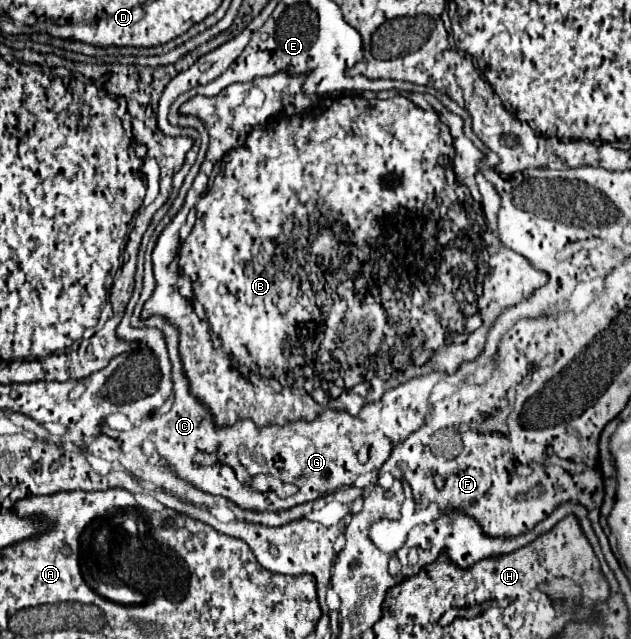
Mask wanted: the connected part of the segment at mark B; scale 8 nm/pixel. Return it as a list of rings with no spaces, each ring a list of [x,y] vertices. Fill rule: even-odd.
[[[281,71],[278,72],[270,77],[260,77],[255,78],[252,82],[246,82],[246,84],[232,84],[232,86],[228,86],[224,92],[220,92],[220,96],[214,96],[214,98],[208,98],[208,96],[194,96],[192,100],[188,100],[186,104],[182,104],[180,106],[180,114],[186,114],[186,116],[196,116],[196,118],[200,118],[202,122],[204,122],[204,126],[206,126],[206,130],[208,130],[208,134],[210,134],[210,146],[208,146],[208,152],[206,152],[206,160],[202,162],[202,166],[200,166],[200,172],[198,172],[198,176],[196,176],[196,180],[194,180],[194,184],[192,184],[192,188],[188,190],[188,196],[186,196],[186,202],[182,204],[182,210],[178,210],[178,214],[172,218],[172,222],[160,232],[160,236],[158,236],[158,240],[156,240],[156,246],[154,246],[154,252],[152,252],[152,262],[154,262],[154,278],[156,278],[156,288],[154,288],[154,292],[152,292],[152,296],[146,300],[146,304],[144,304],[144,310],[142,310],[142,320],[146,320],[146,318],[150,318],[150,316],[162,316],[162,318],[166,318],[166,320],[170,320],[176,328],[178,328],[178,332],[180,332],[180,342],[178,342],[178,350],[180,350],[180,358],[182,358],[182,368],[184,368],[184,374],[186,374],[186,378],[188,378],[188,382],[190,382],[190,392],[192,392],[192,396],[196,398],[196,400],[200,400],[202,402],[202,406],[206,406],[208,408],[208,412],[212,414],[212,418],[214,418],[214,424],[216,424],[216,428],[220,428],[222,424],[224,426],[232,426],[232,424],[236,424],[238,420],[244,420],[244,418],[248,418],[248,420],[252,420],[258,428],[264,428],[264,426],[284,426],[284,424],[290,424],[290,422],[298,422],[298,420],[306,420],[306,422],[312,422],[312,420],[316,420],[322,412],[324,412],[324,406],[320,406],[320,404],[316,404],[308,394],[312,394],[314,392],[314,386],[318,386],[320,382],[328,382],[328,380],[332,380],[332,378],[328,378],[328,374],[336,374],[336,378],[334,378],[334,382],[338,380],[338,378],[342,378],[342,382],[344,382],[344,386],[346,388],[352,388],[352,386],[356,386],[356,388],[352,388],[352,390],[344,390],[342,392],[342,396],[340,398],[336,398],[336,400],[332,400],[330,404],[328,404],[328,408],[332,408],[332,410],[344,410],[344,412],[348,412],[348,414],[352,414],[352,416],[356,416],[362,408],[364,408],[364,404],[366,404],[366,392],[368,392],[368,384],[360,384],[360,382],[370,382],[372,378],[382,378],[382,380],[388,380],[390,376],[392,376],[392,358],[388,356],[388,352],[384,352],[384,350],[400,350],[402,354],[406,354],[406,350],[408,352],[412,352],[412,354],[420,354],[424,348],[430,348],[430,350],[438,350],[440,346],[444,346],[444,340],[446,340],[446,334],[450,336],[452,332],[464,332],[466,330],[466,320],[470,318],[470,316],[474,316],[476,312],[478,312],[478,306],[480,306],[480,314],[482,314],[482,320],[484,320],[484,324],[478,328],[478,330],[474,330],[472,332],[472,336],[468,338],[468,342],[464,342],[464,344],[452,344],[452,346],[446,346],[446,348],[442,348],[442,350],[438,350],[436,354],[434,354],[434,358],[428,362],[428,364],[440,364],[440,366],[434,366],[434,370],[442,370],[442,372],[446,372],[446,374],[452,374],[452,372],[456,372],[458,370],[458,366],[462,364],[462,362],[468,362],[468,360],[474,360],[482,350],[480,348],[484,348],[484,344],[486,344],[486,336],[488,336],[488,330],[492,328],[492,324],[496,322],[496,318],[506,310],[506,308],[510,308],[510,306],[514,306],[514,304],[518,304],[518,302],[522,302],[522,300],[526,300],[526,298],[530,298],[532,294],[534,294],[534,290],[538,290],[538,288],[542,288],[546,282],[548,282],[548,274],[546,272],[542,272],[542,270],[538,270],[538,268],[534,268],[532,264],[530,264],[530,260],[526,260],[522,254],[518,254],[518,252],[514,252],[514,250],[510,250],[510,248],[506,248],[506,246],[502,246],[502,242],[500,242],[500,238],[498,238],[498,230],[490,230],[488,226],[496,226],[496,216],[498,216],[498,210],[500,210],[500,194],[496,192],[496,188],[480,174],[480,162],[484,160],[484,156],[482,156],[482,152],[464,136],[464,132],[462,132],[462,126],[464,126],[464,122],[462,122],[462,118],[460,116],[456,116],[456,114],[452,114],[452,112],[448,112],[446,108],[444,108],[444,104],[440,104],[440,100],[436,100],[434,96],[430,96],[430,94],[424,94],[424,98],[428,100],[428,104],[432,104],[432,108],[436,110],[436,112],[440,112],[440,116],[434,112],[434,110],[422,110],[422,108],[418,108],[412,100],[408,100],[406,96],[394,96],[394,98],[388,98],[388,100],[378,100],[378,98],[372,98],[372,100],[368,100],[368,98],[362,98],[362,96],[338,96],[338,98],[322,98],[322,100],[318,100],[316,104],[312,104],[310,108],[306,108],[306,110],[302,110],[302,112],[298,112],[298,114],[292,114],[292,116],[278,116],[278,114],[282,114],[284,110],[286,110],[286,104],[284,102],[280,102],[280,100],[284,100],[284,92],[280,92],[280,86],[278,84],[274,84],[272,86],[272,81],[277,80],[284,80],[287,83],[284,92],[289,93],[291,96],[296,97],[303,96],[303,92],[301,90],[303,83],[306,80],[306,75],[301,74],[299,76],[291,76],[288,72]],[[216,162],[220,162],[220,170],[218,170],[218,174],[214,176],[214,180],[212,180],[212,184],[208,186],[208,174],[212,172],[212,166],[216,164]],[[464,184],[476,184],[478,186],[478,190],[480,190],[480,194],[482,194],[482,206],[484,206],[484,214],[486,214],[486,218],[482,218],[482,214],[478,214],[476,210],[470,210],[470,190],[464,186]],[[194,204],[196,204],[196,222],[194,222],[194,228],[192,228],[192,232],[188,234],[188,238],[182,242],[182,246],[180,246],[180,236],[178,236],[178,230],[180,230],[180,226],[186,222],[186,214],[190,212],[190,208],[194,208]],[[440,210],[446,210],[446,216],[442,218],[442,212]],[[176,254],[178,254],[178,268],[180,268],[180,274],[184,274],[184,276],[188,276],[190,280],[192,280],[192,298],[196,300],[196,302],[200,302],[202,306],[204,306],[204,312],[206,312],[206,322],[210,324],[210,330],[212,330],[212,334],[216,334],[220,340],[222,340],[222,350],[232,358],[232,362],[236,364],[236,366],[244,366],[244,368],[252,368],[254,372],[258,372],[258,374],[266,374],[266,376],[272,376],[272,378],[276,378],[284,388],[290,388],[290,386],[294,386],[294,388],[302,388],[302,390],[306,390],[308,394],[296,394],[296,392],[292,392],[292,390],[282,390],[280,394],[278,392],[274,392],[274,390],[268,390],[268,388],[264,388],[264,382],[258,378],[258,388],[254,388],[254,384],[250,382],[250,376],[242,376],[240,372],[234,372],[232,368],[234,368],[234,364],[228,360],[228,356],[224,356],[224,352],[222,350],[212,350],[212,340],[210,340],[210,332],[208,332],[208,324],[204,324],[204,320],[200,320],[194,312],[192,312],[192,306],[190,306],[190,302],[186,300],[186,298],[182,298],[180,294],[178,294],[178,290],[176,290],[176,278],[178,276],[172,276],[170,272],[168,272],[168,266],[174,262],[174,258],[176,258]],[[390,308],[398,308],[398,316],[396,318],[392,318],[392,314],[390,314]]]

